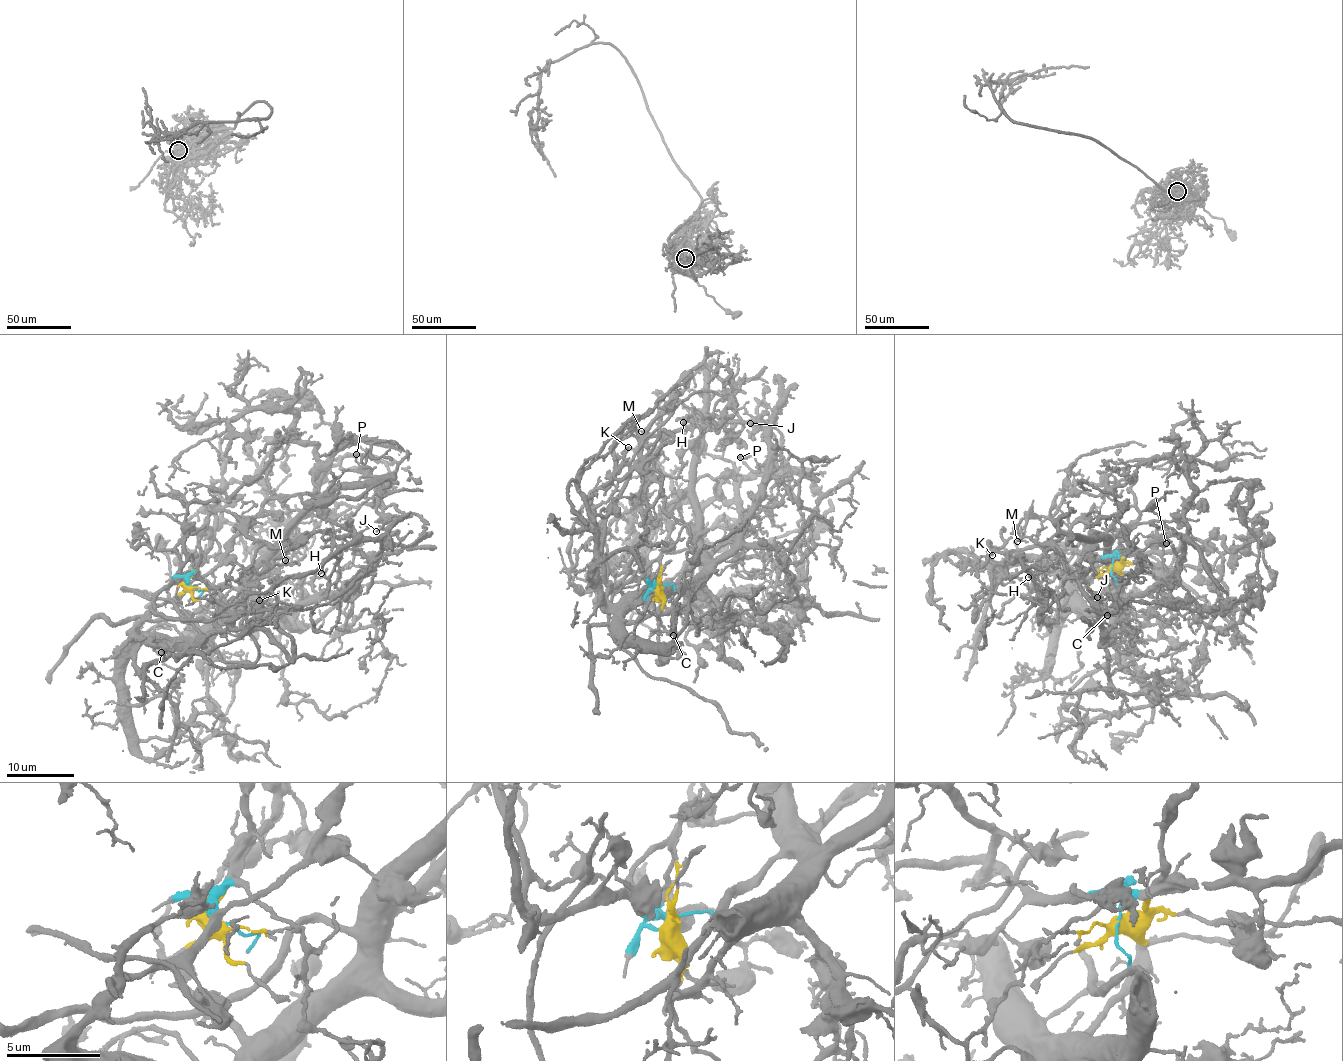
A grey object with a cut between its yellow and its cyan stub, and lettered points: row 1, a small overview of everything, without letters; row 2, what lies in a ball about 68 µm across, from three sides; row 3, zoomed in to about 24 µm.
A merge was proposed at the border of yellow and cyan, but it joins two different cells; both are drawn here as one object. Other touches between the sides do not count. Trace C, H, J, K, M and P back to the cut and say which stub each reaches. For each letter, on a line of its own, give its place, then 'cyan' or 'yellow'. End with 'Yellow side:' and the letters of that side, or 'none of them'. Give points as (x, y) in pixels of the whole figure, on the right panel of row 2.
C: place (1107, 615); yellow
H: place (1028, 577); cyan
J: place (1097, 597); yellow
K: place (992, 555); cyan
M: place (1017, 541); yellow
P: place (1166, 543); yellow
Yellow side: C, J, M, P

